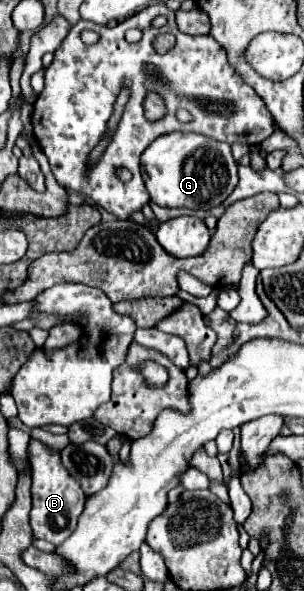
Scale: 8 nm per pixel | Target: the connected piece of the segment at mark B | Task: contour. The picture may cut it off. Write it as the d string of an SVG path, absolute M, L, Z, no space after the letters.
M32 440L30 448L30 464L32 464L32 510L30 510L30 526L34 538L42 538L60 546L76 528L78 516L84 510L86 494L80 484L70 476L70 472L62 466L60 452L48 448L40 440Z

